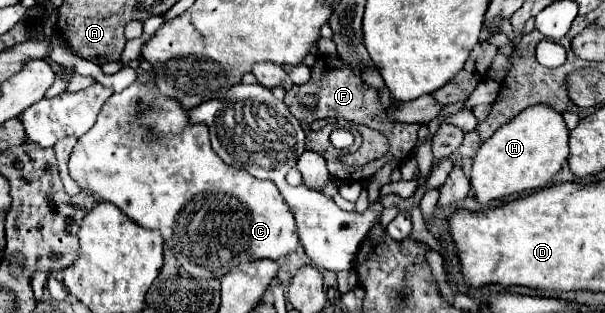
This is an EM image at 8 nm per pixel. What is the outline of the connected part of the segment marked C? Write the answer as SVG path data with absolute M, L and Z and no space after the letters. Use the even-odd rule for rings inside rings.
M143 73L137 77L137 81L127 87L125 91L121 93L113 93L111 99L105 101L99 117L97 117L97 123L93 129L89 129L83 137L77 139L77 145L73 147L73 153L71 153L71 159L69 159L69 173L71 177L85 189L89 189L95 197L95 201L109 201L113 205L117 205L129 219L133 219L135 223L139 223L141 227L145 229L157 229L161 231L165 243L171 247L173 255L177 257L177 261L181 263L181 267L191 275L191 277L197 277L197 279L221 279L233 265L239 263L239 257L247 257L247 263L251 261L259 261L259 259L271 259L271 261L277 261L281 257L287 257L289 253L293 253L297 247L299 247L299 237L297 237L297 229L295 229L295 219L289 211L289 207L285 205L279 189L275 187L273 181L259 181L255 179L253 175L249 175L247 171L241 171L241 169L233 169L229 165L225 165L213 151L211 151L211 143L209 143L209 131L205 125L189 125L189 115L185 109L181 109L181 105L171 99L171 97L165 97L157 91L155 87L155 81L149 81L153 79L153 73Z

